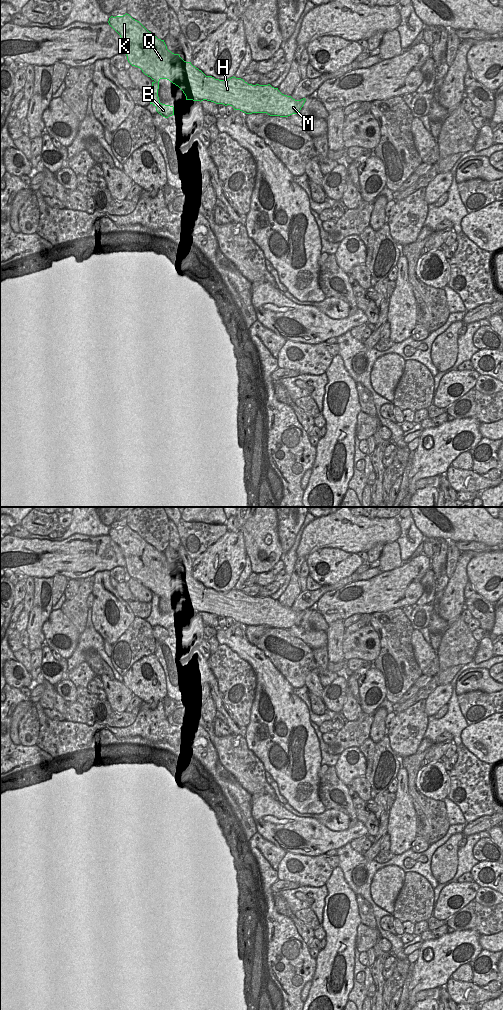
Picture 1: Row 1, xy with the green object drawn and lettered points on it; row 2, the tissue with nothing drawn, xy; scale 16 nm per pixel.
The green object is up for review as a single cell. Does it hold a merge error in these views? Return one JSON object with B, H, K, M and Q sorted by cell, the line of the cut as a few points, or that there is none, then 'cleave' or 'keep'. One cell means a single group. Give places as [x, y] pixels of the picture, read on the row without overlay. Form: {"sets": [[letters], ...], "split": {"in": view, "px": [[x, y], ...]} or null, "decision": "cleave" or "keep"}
{"sets": [["B"], ["H", "K", "M", "Q"]], "split": {"in": "xy", "px": [[161, 615], [156, 621]]}, "decision": "cleave"}

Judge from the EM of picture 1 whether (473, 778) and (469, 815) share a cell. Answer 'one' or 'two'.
one

